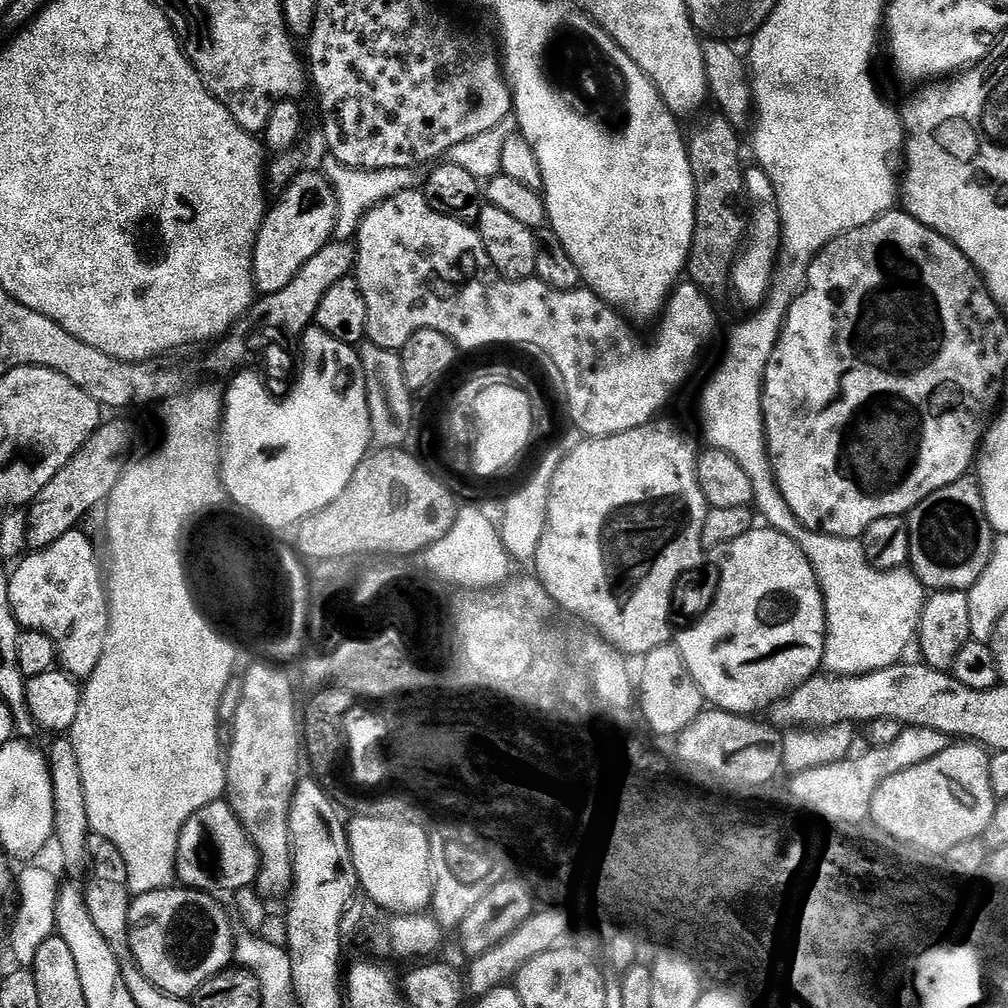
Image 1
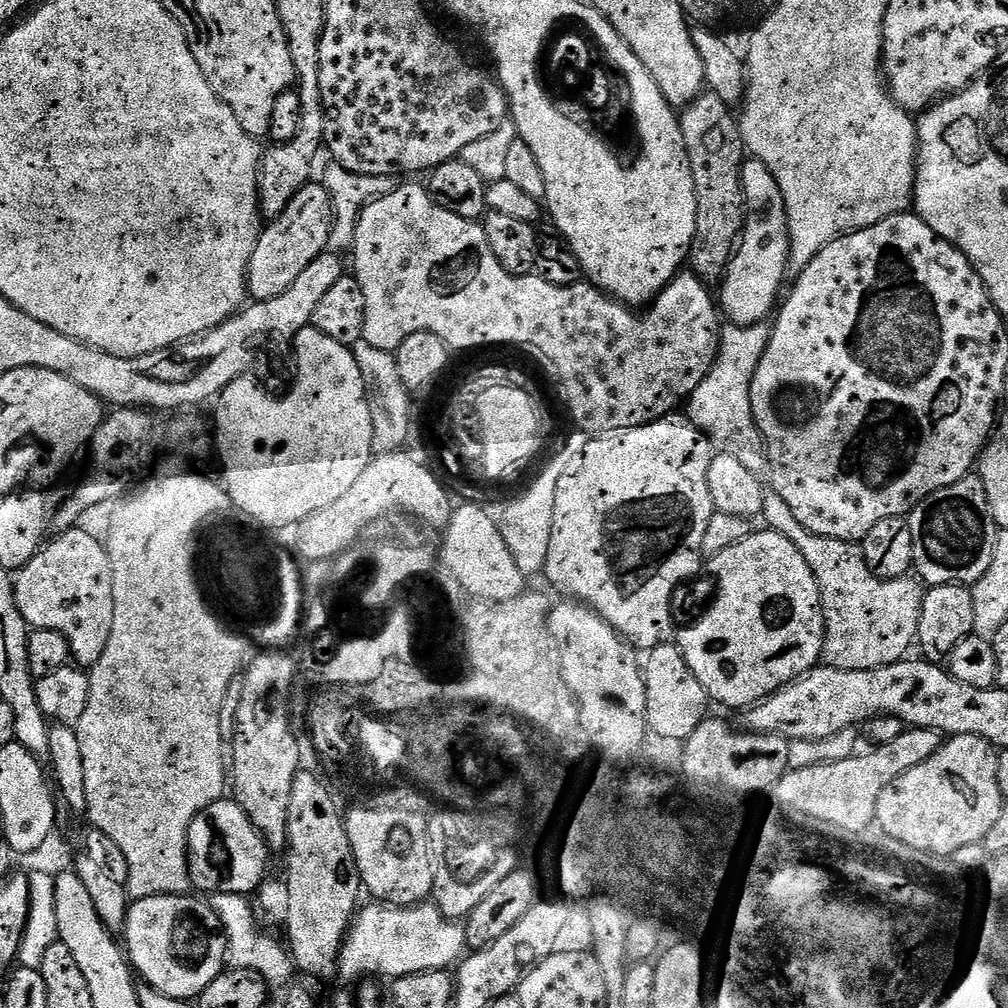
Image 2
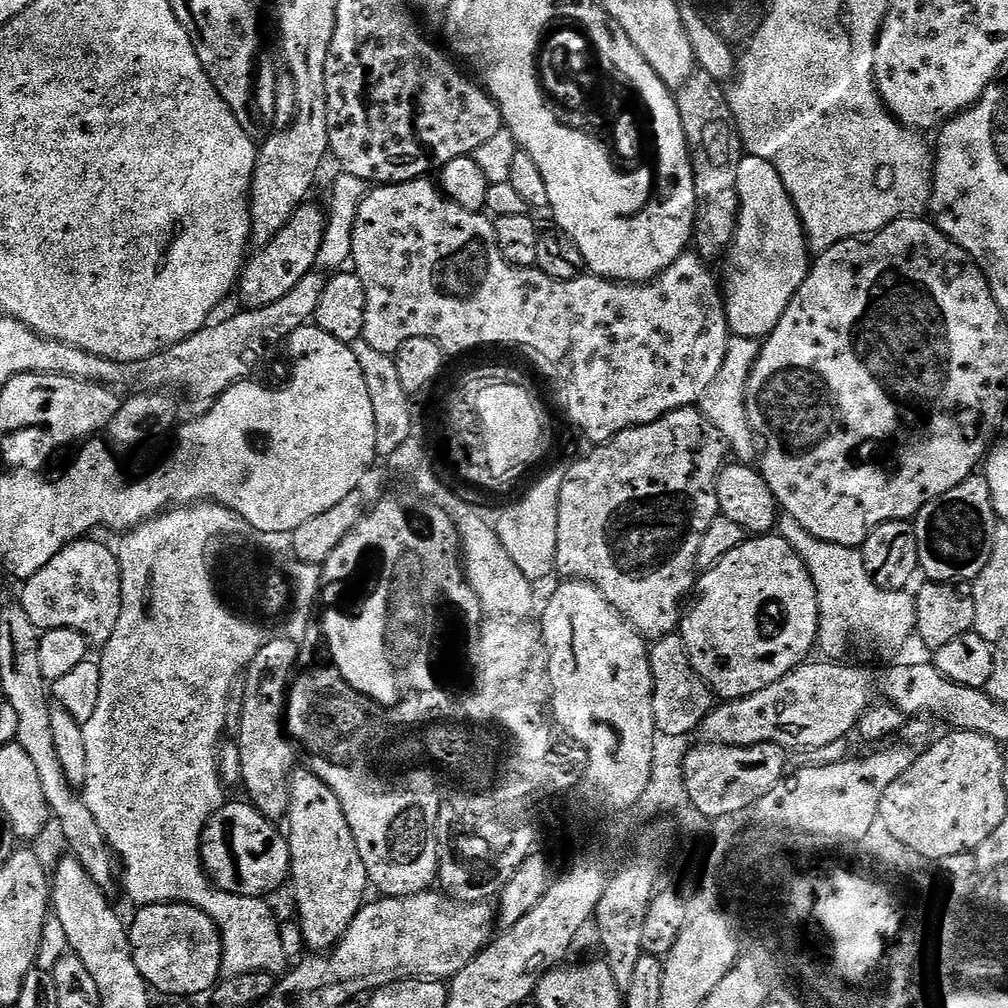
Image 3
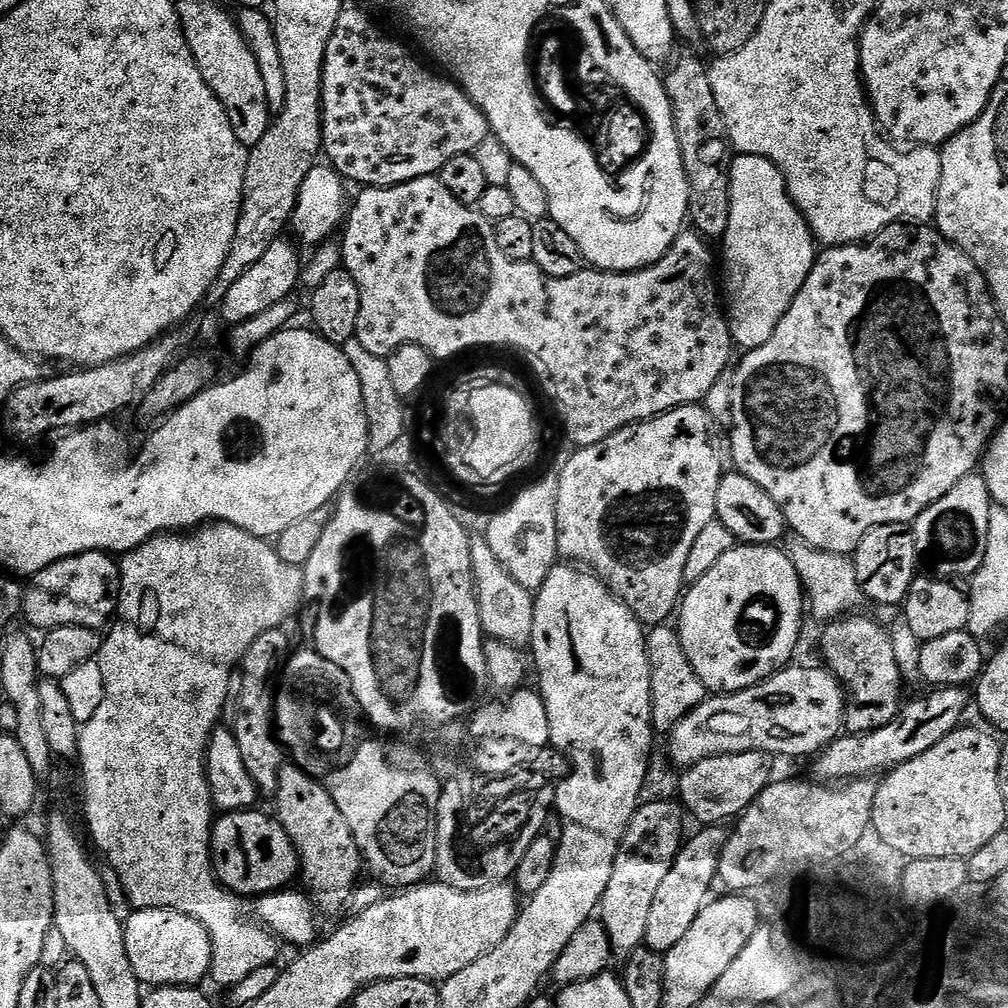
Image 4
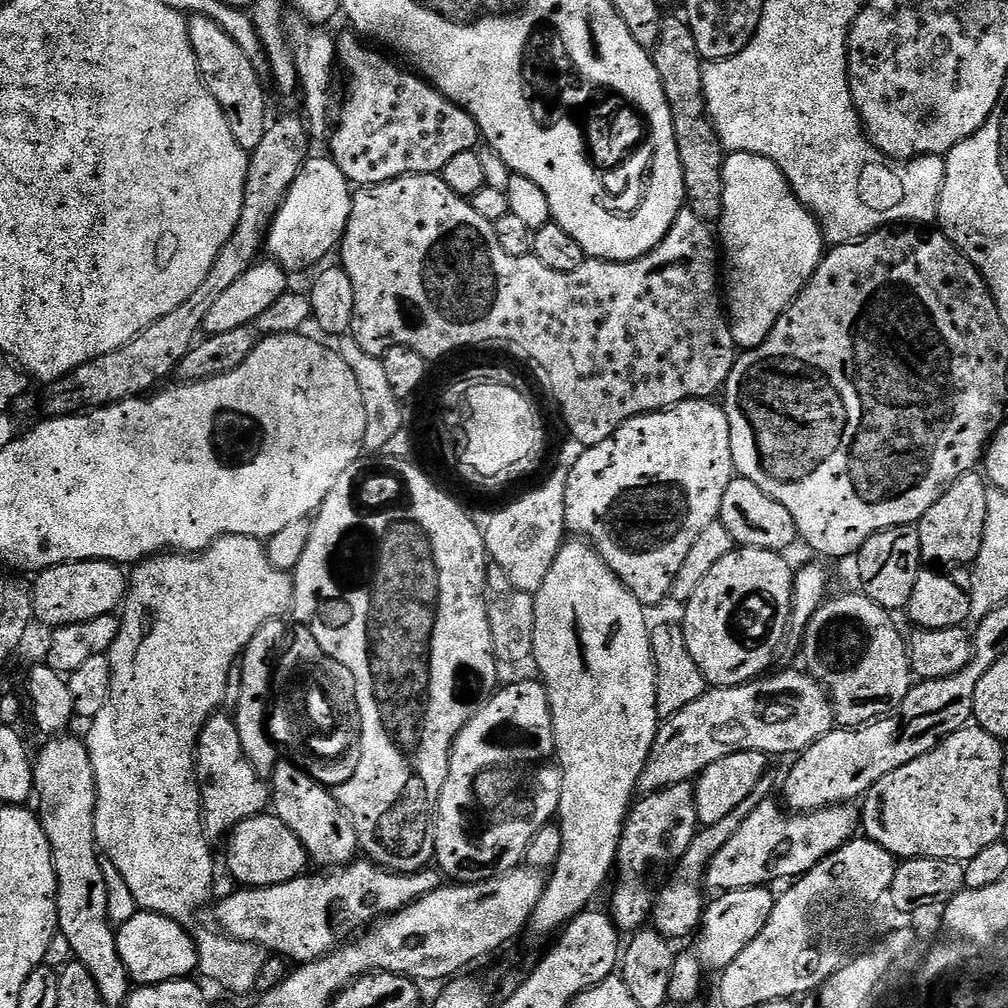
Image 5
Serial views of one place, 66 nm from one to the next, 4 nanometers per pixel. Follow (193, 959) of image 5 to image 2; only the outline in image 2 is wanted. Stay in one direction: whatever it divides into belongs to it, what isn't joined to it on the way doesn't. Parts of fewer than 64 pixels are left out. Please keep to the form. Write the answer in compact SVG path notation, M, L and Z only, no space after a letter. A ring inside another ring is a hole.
M196 894L151 896L135 901L128 910L122 940L131 967L138 973L139 979L170 998L191 1001L199 997L200 992L206 990L206 986L210 986L210 982L214 982L214 978L218 978L226 968L228 939L224 937L224 928L211 903Z

